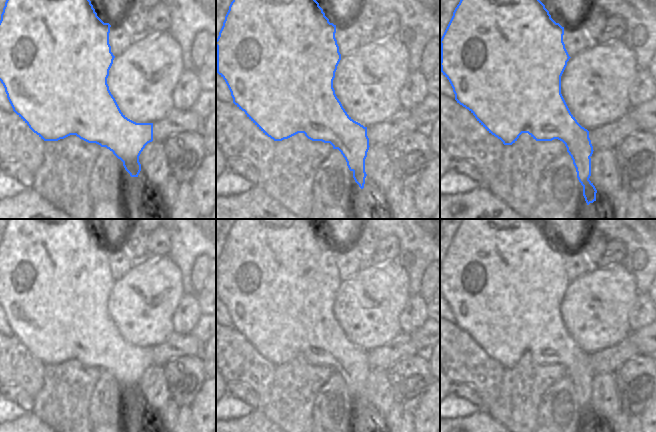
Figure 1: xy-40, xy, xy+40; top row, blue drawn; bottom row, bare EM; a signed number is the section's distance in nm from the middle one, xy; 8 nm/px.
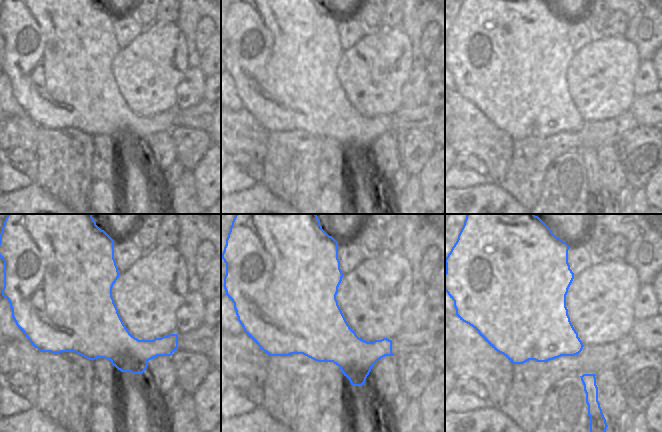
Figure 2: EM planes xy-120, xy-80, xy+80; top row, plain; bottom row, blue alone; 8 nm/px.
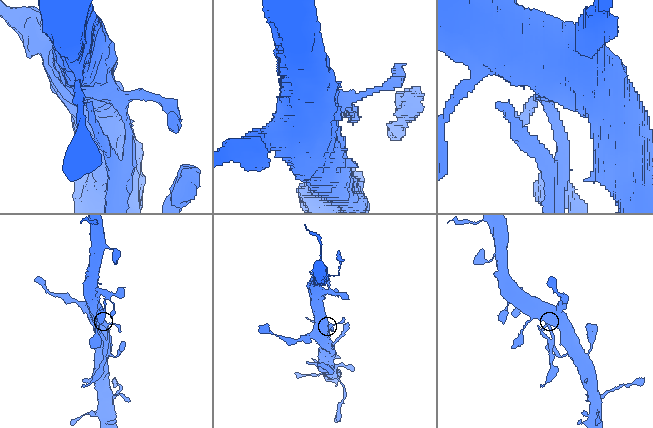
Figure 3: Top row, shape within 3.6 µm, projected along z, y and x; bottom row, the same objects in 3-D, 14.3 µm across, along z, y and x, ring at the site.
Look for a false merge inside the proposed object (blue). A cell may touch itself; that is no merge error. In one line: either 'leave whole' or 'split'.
split

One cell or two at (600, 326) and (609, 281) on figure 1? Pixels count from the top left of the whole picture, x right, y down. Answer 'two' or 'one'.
one

